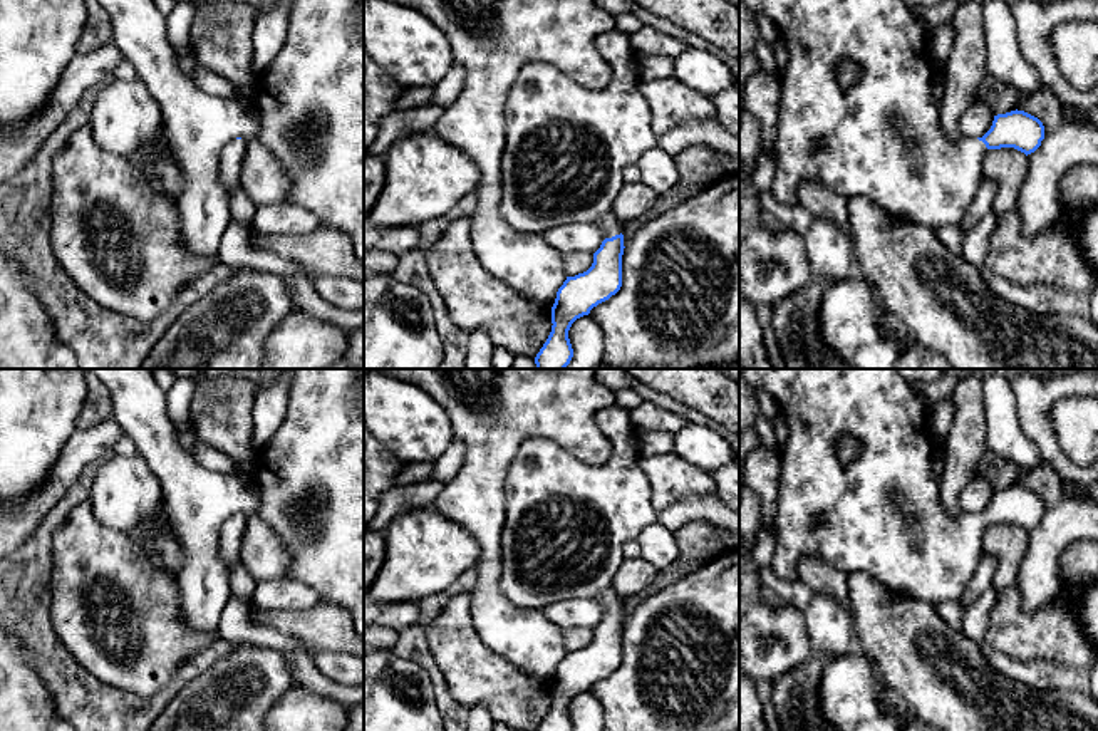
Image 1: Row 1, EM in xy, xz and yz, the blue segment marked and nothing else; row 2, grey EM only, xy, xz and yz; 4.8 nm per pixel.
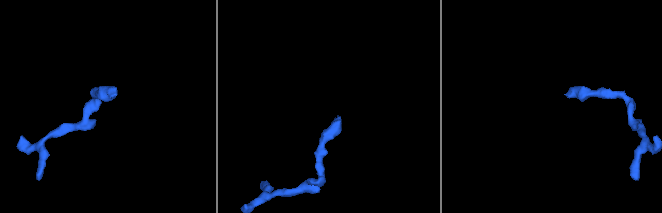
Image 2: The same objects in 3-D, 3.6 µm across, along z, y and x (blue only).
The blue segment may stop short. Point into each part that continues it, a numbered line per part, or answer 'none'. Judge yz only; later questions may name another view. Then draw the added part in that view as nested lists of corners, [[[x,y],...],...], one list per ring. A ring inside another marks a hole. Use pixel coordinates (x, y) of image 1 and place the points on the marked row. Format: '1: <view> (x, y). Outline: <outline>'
1: yz (880, 138). Outline: [[[744,0],[744,3],[751,10],[764,13],[774,23],[778,35],[788,47],[788,64],[785,70],[779,72],[781,101],[776,131],[778,166],[771,184],[774,198],[785,205],[801,205],[800,183],[816,181],[845,200],[863,196],[873,201],[887,216],[902,223],[922,225],[932,231],[940,225],[959,225],[981,188],[982,159],[989,149],[979,139],[962,137],[952,143],[945,137],[939,122],[940,102],[932,101],[935,72],[929,57],[929,30],[924,20],[904,0]],[[840,60],[852,60],[860,69],[857,82],[848,89],[840,87],[836,82],[835,67]]]

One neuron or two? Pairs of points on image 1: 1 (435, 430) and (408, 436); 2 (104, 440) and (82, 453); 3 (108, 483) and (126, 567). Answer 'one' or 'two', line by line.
1: one
2: one
3: two

